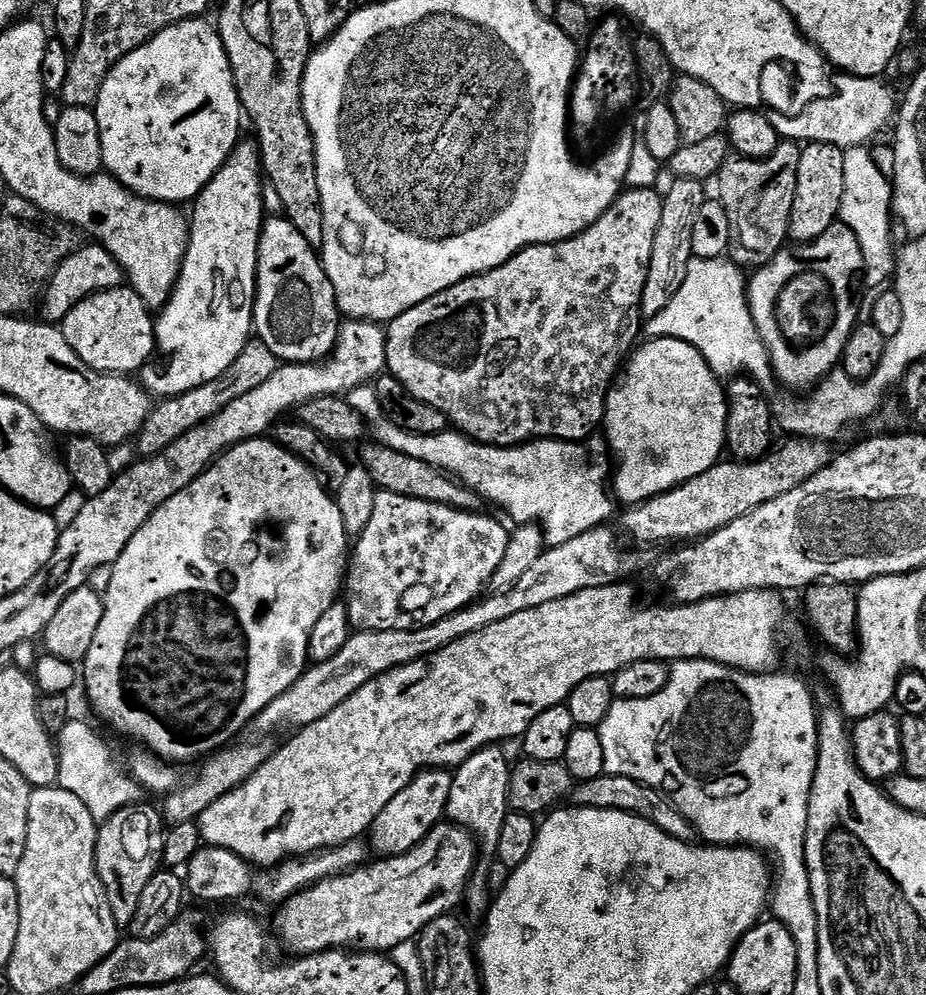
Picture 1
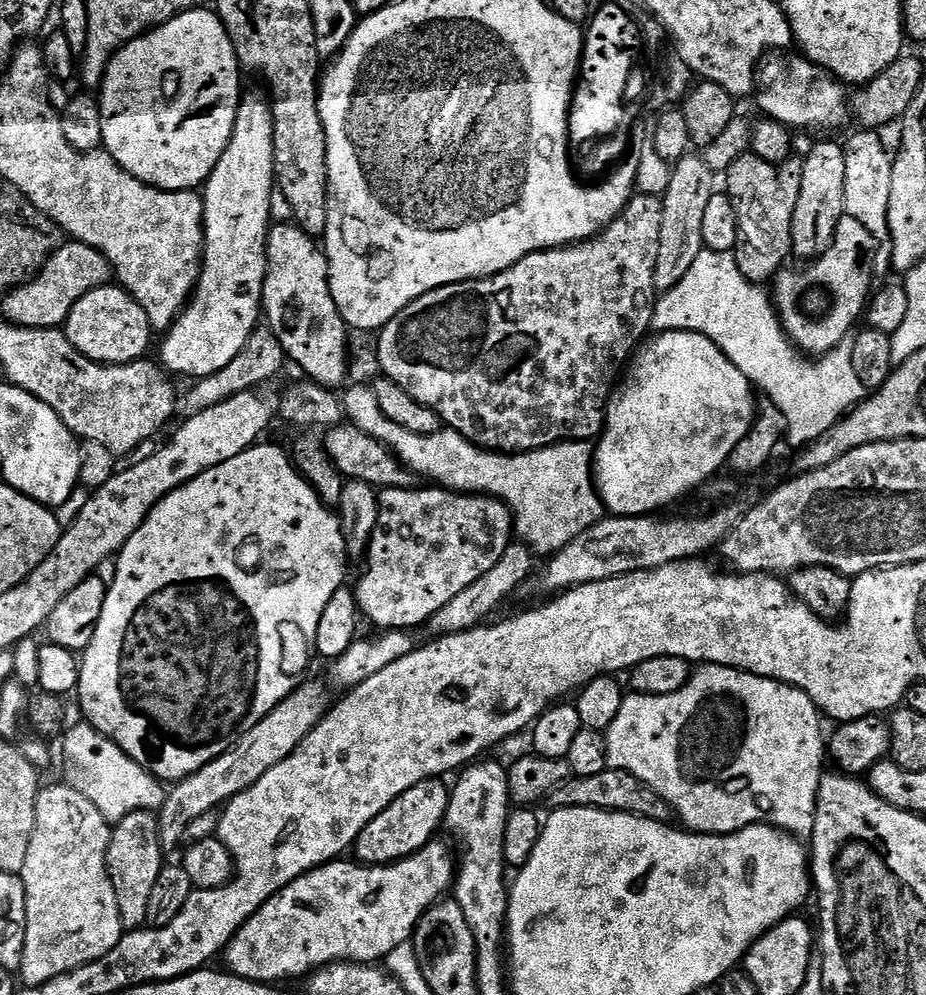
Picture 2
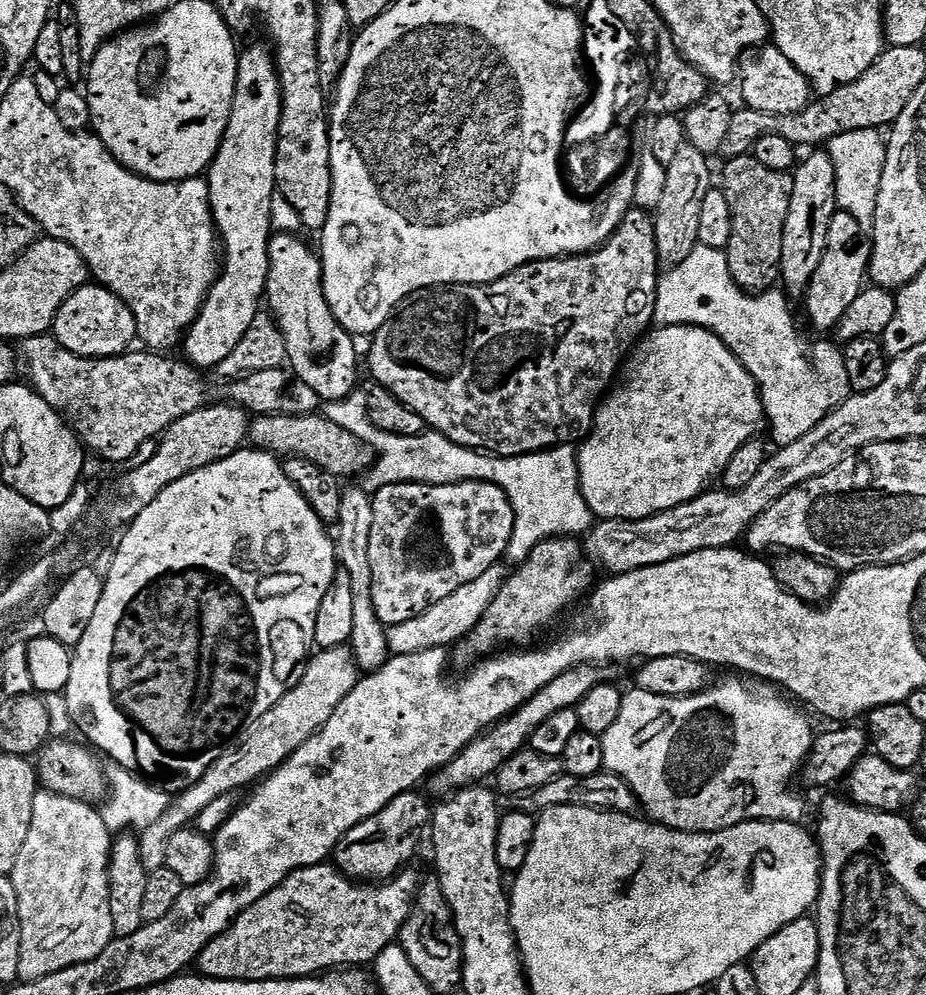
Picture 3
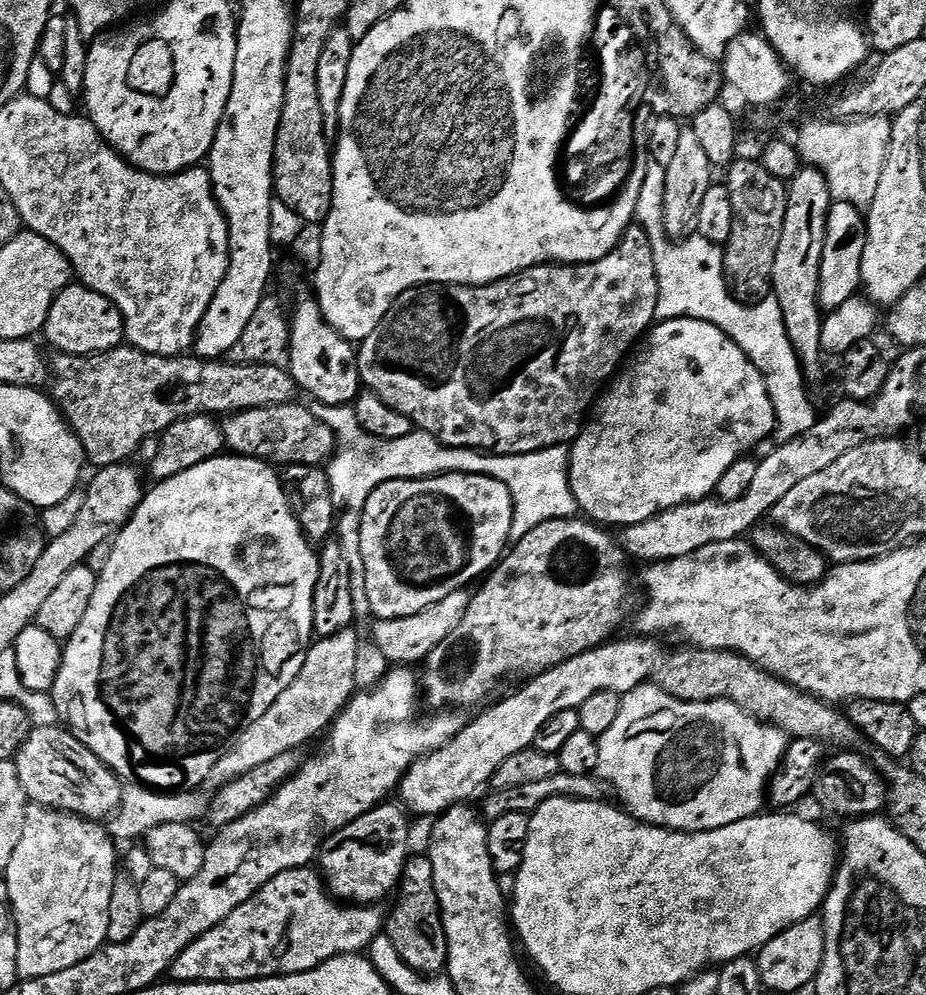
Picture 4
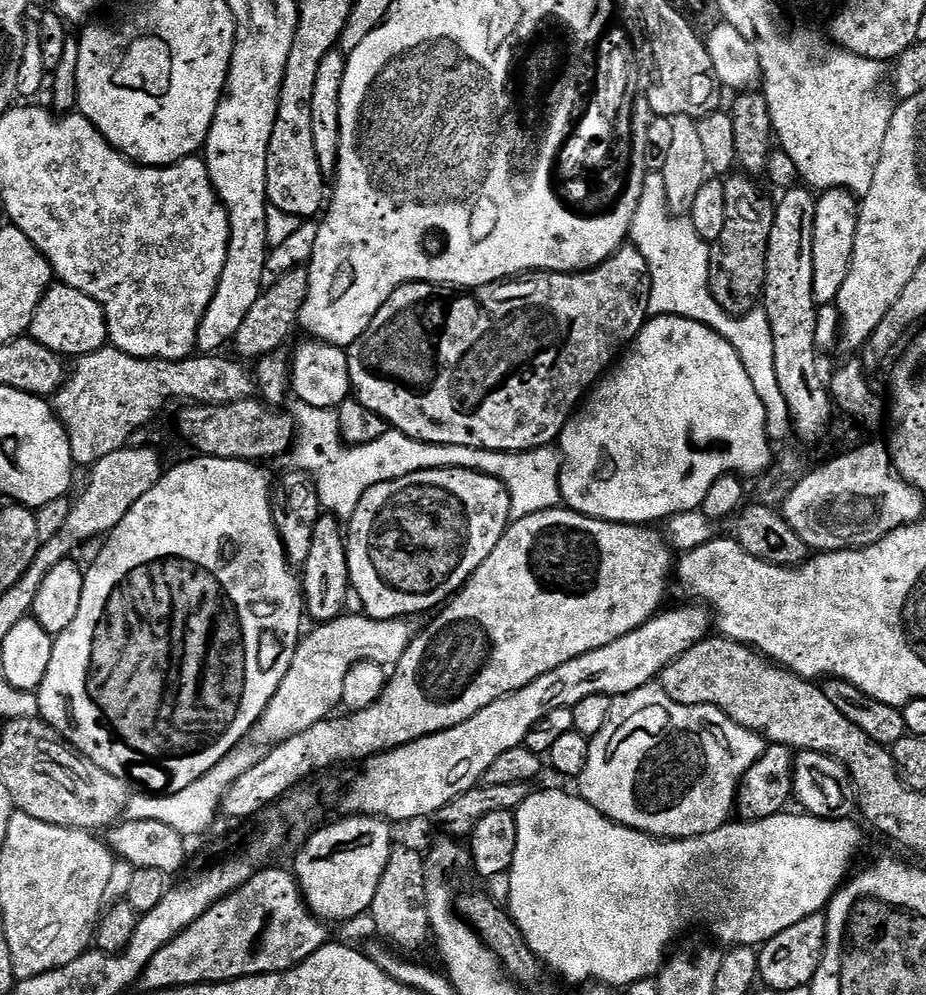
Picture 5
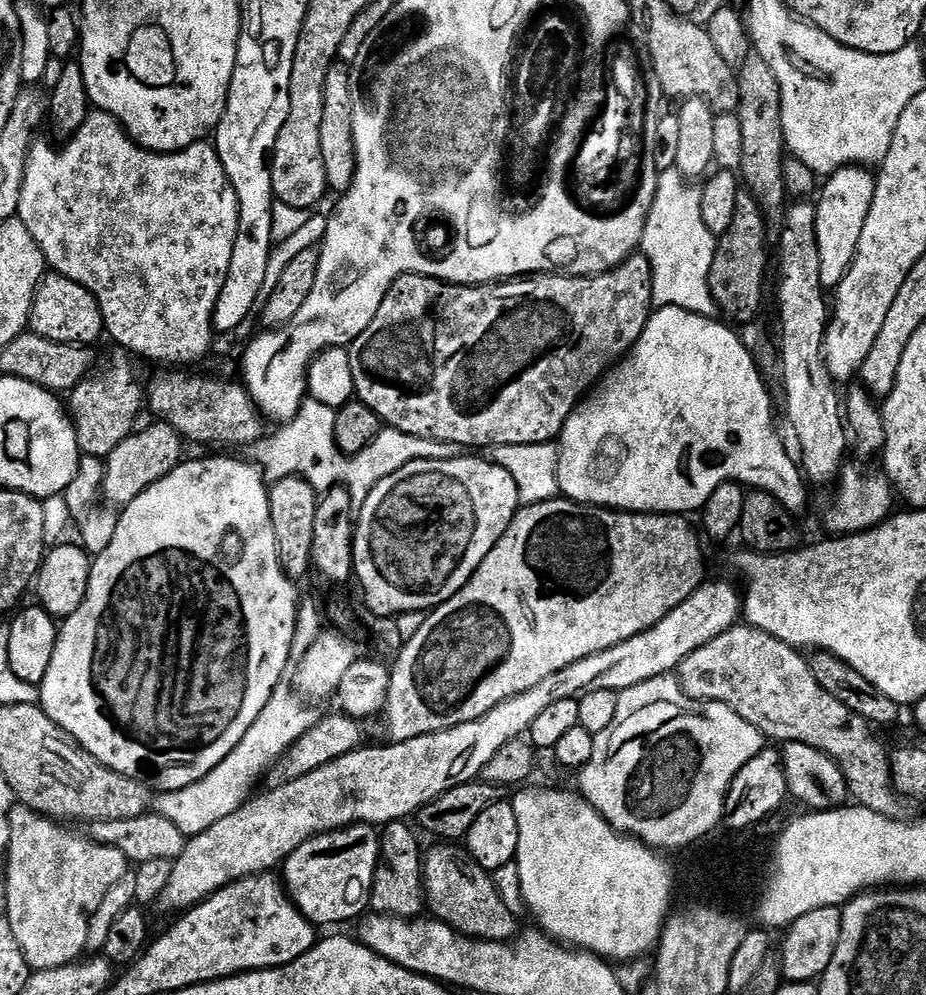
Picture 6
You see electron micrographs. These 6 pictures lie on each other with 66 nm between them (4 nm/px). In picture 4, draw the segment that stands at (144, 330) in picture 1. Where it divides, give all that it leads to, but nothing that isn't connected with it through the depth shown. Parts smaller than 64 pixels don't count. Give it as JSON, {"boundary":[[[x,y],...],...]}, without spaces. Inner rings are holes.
{"boundary":[[[79,282],[69,284],[56,295],[44,323],[42,336],[57,348],[57,353],[66,356],[99,356],[111,348],[121,347],[126,340],[120,311],[105,296],[85,288]]]}

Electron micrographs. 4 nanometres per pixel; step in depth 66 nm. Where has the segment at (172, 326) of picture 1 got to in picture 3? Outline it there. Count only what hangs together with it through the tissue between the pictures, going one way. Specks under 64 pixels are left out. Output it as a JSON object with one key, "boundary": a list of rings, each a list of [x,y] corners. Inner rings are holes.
{"boundary":[[[256,44],[253,48],[248,48],[239,53],[240,65],[238,66],[238,74],[236,75],[236,93],[234,94],[234,102],[230,110],[230,122],[226,126],[226,134],[222,138],[222,142],[215,149],[216,157],[211,157],[210,167],[206,173],[208,181],[208,201],[212,204],[212,218],[216,226],[219,239],[222,241],[222,271],[216,277],[216,283],[208,292],[208,296],[204,299],[204,304],[200,308],[196,321],[188,328],[188,331],[182,341],[182,349],[188,357],[187,363],[195,366],[197,369],[208,370],[215,369],[217,364],[221,364],[226,358],[226,354],[230,354],[230,350],[234,350],[234,346],[238,346],[238,342],[242,342],[242,338],[246,334],[246,330],[250,330],[250,326],[254,322],[254,318],[261,311],[262,301],[266,296],[268,286],[268,241],[273,235],[272,229],[272,192],[277,191],[276,187],[276,135],[278,134],[278,126],[280,125],[280,75],[276,72],[276,61],[273,53],[267,47]]]}

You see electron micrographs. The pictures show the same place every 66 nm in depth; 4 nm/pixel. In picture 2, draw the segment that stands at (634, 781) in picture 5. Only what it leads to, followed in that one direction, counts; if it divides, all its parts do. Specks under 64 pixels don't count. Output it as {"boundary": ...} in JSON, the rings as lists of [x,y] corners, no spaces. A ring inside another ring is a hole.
{"boundary":[[[706,664],[697,667],[691,673],[688,683],[683,684],[674,694],[665,696],[632,694],[624,698],[617,717],[614,718],[606,731],[604,740],[606,764],[609,769],[627,772],[629,776],[639,781],[657,800],[671,809],[674,816],[681,820],[679,823],[689,832],[699,832],[706,836],[725,836],[751,824],[765,824],[789,834],[798,834],[796,832],[808,834],[812,831],[812,820],[816,817],[816,792],[820,788],[822,775],[820,755],[824,756],[826,752],[825,741],[820,741],[819,719],[821,720],[818,709],[807,694],[789,684],[782,684],[778,680],[765,680],[763,676],[755,676],[752,672],[723,668],[717,664]]]}

